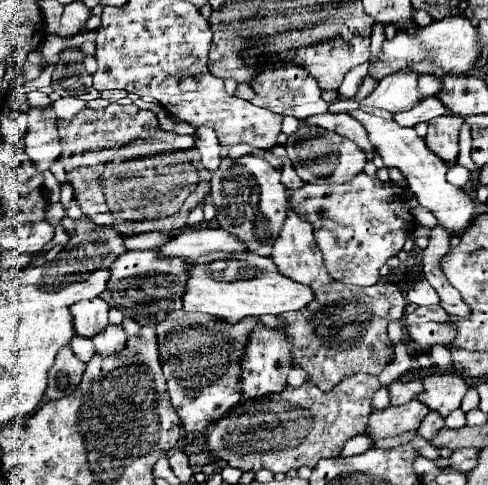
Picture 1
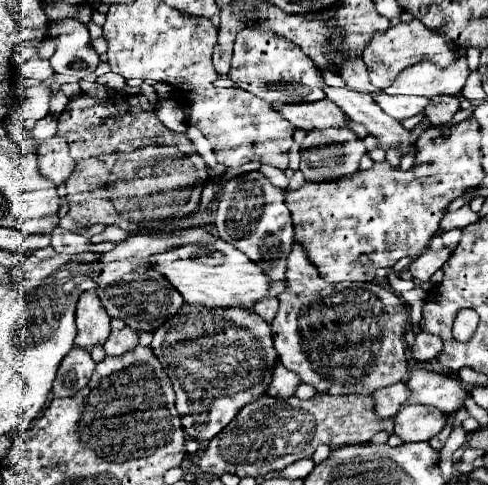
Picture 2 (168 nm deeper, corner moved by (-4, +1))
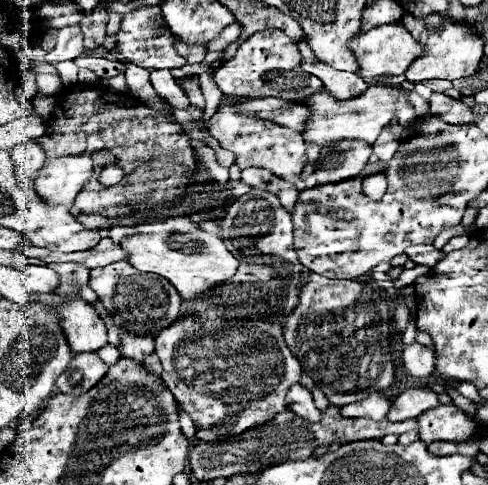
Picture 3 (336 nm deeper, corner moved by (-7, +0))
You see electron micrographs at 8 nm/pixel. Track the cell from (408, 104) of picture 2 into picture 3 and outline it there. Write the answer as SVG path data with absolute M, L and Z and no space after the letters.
M368 86L364 94L344 102L334 100L334 96L326 88L320 88L312 96L308 96L304 104L312 112L302 130L304 142L314 142L320 148L338 140L364 140L372 144L378 138L382 126L386 126L390 120L398 120L404 128L412 128L416 122L416 112L408 102L408 92L402 92L402 88L394 86Z

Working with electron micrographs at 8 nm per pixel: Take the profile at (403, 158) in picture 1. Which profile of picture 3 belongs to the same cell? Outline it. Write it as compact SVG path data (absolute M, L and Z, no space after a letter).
M302 60L302 70L318 76L322 80L322 84L332 92L334 98L340 100L348 100L354 98L356 94L362 94L362 90L368 88L368 84L352 72L344 72L344 70L336 70L334 66L328 66L320 60Z

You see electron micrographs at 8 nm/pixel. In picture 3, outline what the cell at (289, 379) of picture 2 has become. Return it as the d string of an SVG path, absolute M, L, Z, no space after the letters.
M294 384L292 390L288 390L288 404L290 404L290 410L296 412L306 422L322 420L320 410L314 406L312 394L308 390L304 390L304 386L300 386L300 384Z

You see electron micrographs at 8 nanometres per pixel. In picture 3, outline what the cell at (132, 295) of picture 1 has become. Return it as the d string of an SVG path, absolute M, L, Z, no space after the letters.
M126 260L90 270L90 288L96 292L98 300L112 316L114 324L124 332L140 336L156 336L160 330L176 322L180 316L182 298L180 294L176 294L176 288L166 278L138 272Z

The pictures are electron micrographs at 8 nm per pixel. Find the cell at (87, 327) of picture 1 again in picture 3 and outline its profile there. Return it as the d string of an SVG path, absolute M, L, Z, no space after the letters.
M84 300L64 302L58 308L58 314L62 332L74 354L98 352L102 346L108 344L106 326L88 302Z

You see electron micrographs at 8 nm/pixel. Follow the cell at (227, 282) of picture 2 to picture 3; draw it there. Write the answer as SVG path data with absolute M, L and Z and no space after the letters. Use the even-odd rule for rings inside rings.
M140 224L136 226L136 230L126 236L120 246L126 250L128 254L128 262L140 270L140 272L154 272L158 276L164 276L170 280L170 284L178 290L178 294L184 300L192 300L204 292L208 292L214 284L220 284L224 280L230 280L238 268L238 260L222 246L222 250L200 250L200 252L176 252L164 244L154 244L152 246L152 224ZM212 252L212 254L208 254ZM216 252L216 254L214 254Z

